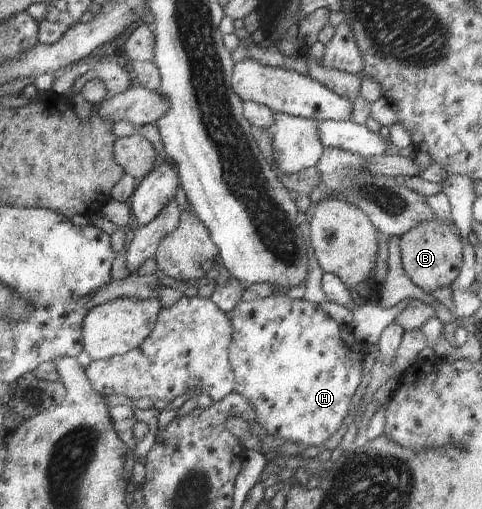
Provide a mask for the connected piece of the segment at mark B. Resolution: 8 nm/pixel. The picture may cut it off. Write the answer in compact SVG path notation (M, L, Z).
M440 217L420 223L418 227L410 229L408 233L401 236L401 259L403 269L407 277L422 291L430 293L440 287L452 287L460 277L462 266L464 266L464 237L455 223L446 223Z

